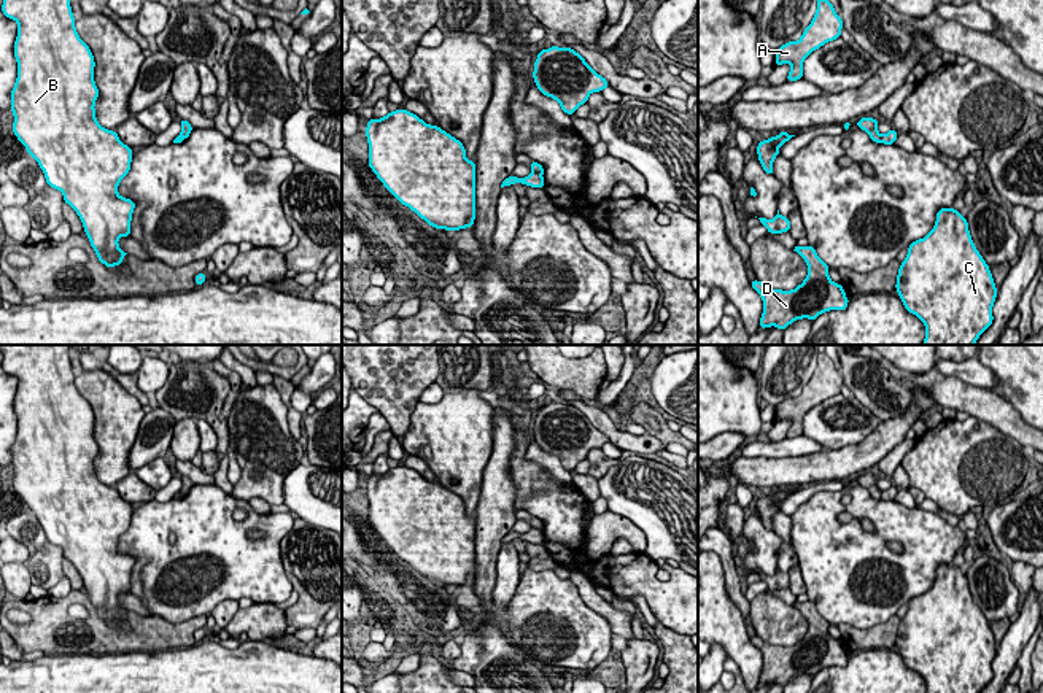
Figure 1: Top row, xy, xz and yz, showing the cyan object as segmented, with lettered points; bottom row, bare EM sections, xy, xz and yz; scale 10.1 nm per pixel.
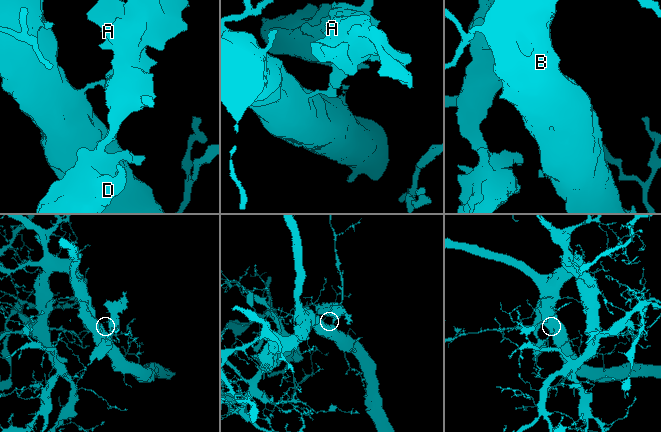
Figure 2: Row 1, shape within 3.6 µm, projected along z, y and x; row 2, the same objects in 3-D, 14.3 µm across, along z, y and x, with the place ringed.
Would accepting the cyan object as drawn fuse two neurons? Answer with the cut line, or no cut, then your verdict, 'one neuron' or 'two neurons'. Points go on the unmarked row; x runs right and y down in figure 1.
cut yz (880, 491), (881, 498); two neurons

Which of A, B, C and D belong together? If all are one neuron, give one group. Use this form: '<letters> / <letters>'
A D / B C

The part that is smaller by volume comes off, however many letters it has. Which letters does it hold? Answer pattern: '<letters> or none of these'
A, D

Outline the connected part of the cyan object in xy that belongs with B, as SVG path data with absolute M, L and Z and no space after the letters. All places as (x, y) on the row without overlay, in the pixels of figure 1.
M0 345L3 354L2 369L17 378L14 413L17 416L17 434L11 445L11 467L14 470L13 488L33 512L45 529L46 540L64 550L79 572L84 588L99 617L108 625L122 620L127 610L119 606L118 594L130 593L130 577L135 558L118 550L119 537L129 529L132 504L124 501L114 486L97 478L95 456L99 445L94 439L94 412L75 385L70 362L72 345Z

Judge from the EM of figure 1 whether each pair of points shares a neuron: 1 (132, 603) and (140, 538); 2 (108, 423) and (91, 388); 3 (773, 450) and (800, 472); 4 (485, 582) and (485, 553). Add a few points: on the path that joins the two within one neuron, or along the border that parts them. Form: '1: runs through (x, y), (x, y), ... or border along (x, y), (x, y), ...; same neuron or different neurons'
1: border along (129, 593), (151, 614); different neurons
2: runs through (108, 415), (108, 406), (99, 396); same neuron
3: border along (818, 450), (808, 455), (743, 456); different neurons
4: runs through (485, 576), (485, 560); same neuron

